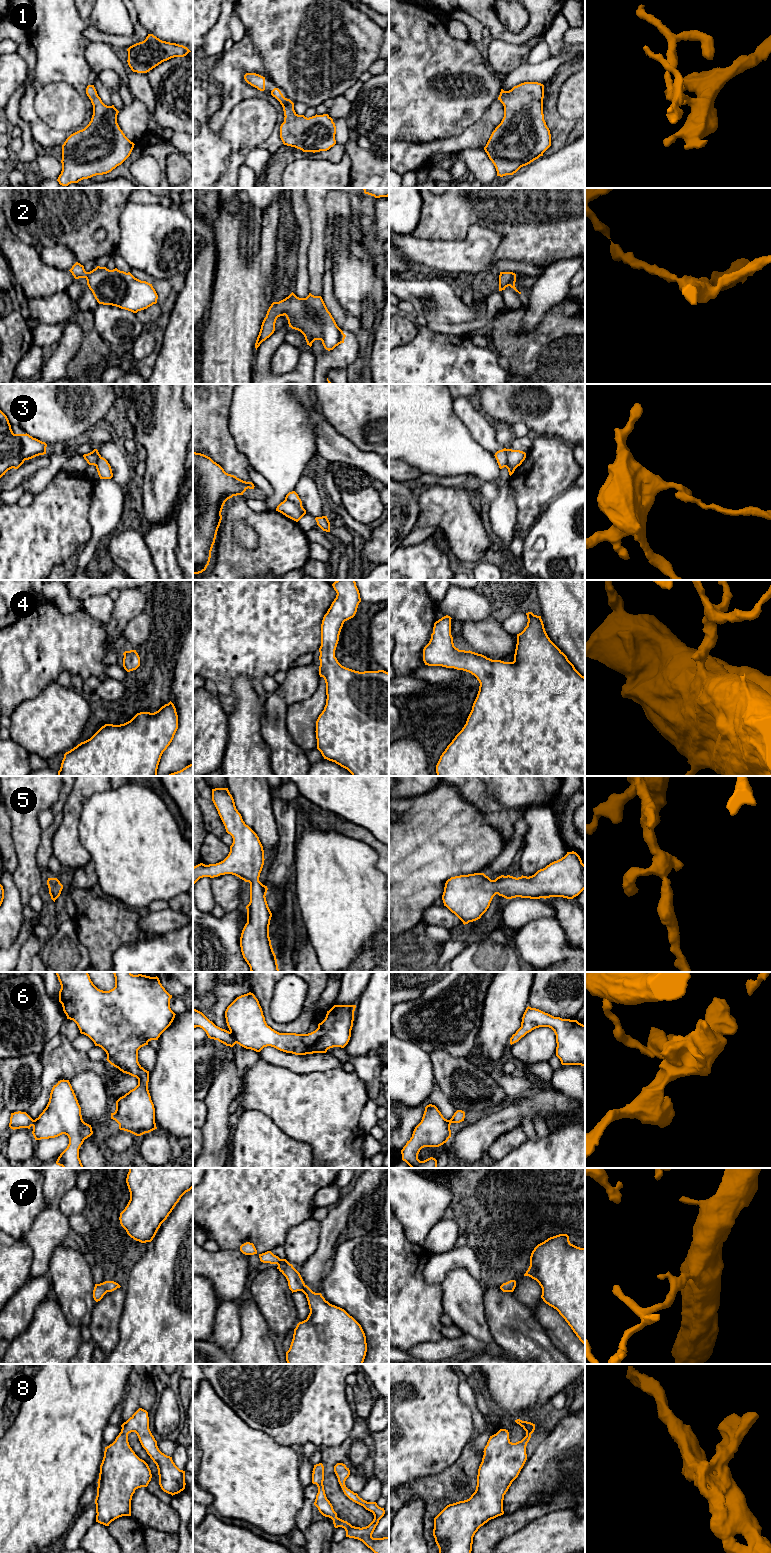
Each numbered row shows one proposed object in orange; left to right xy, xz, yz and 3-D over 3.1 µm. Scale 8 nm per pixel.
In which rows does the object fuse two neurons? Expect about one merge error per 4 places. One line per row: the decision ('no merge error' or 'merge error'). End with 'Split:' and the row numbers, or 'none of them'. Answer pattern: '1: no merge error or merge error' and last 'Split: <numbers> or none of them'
1: no merge error
2: no merge error
3: merge error
4: no merge error
5: no merge error
6: merge error
7: no merge error
8: no merge error
Split: 3, 6

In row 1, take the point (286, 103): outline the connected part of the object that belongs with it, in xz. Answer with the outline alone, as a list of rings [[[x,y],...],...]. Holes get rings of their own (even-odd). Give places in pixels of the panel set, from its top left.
[[[278,88],[271,91],[271,95],[275,97],[283,107],[284,122],[280,126],[280,138],[284,145],[295,147],[303,152],[320,152],[327,151],[336,144],[335,134],[336,126],[333,119],[328,114],[315,115],[305,117],[298,115],[294,110],[294,103],[283,96]]]

